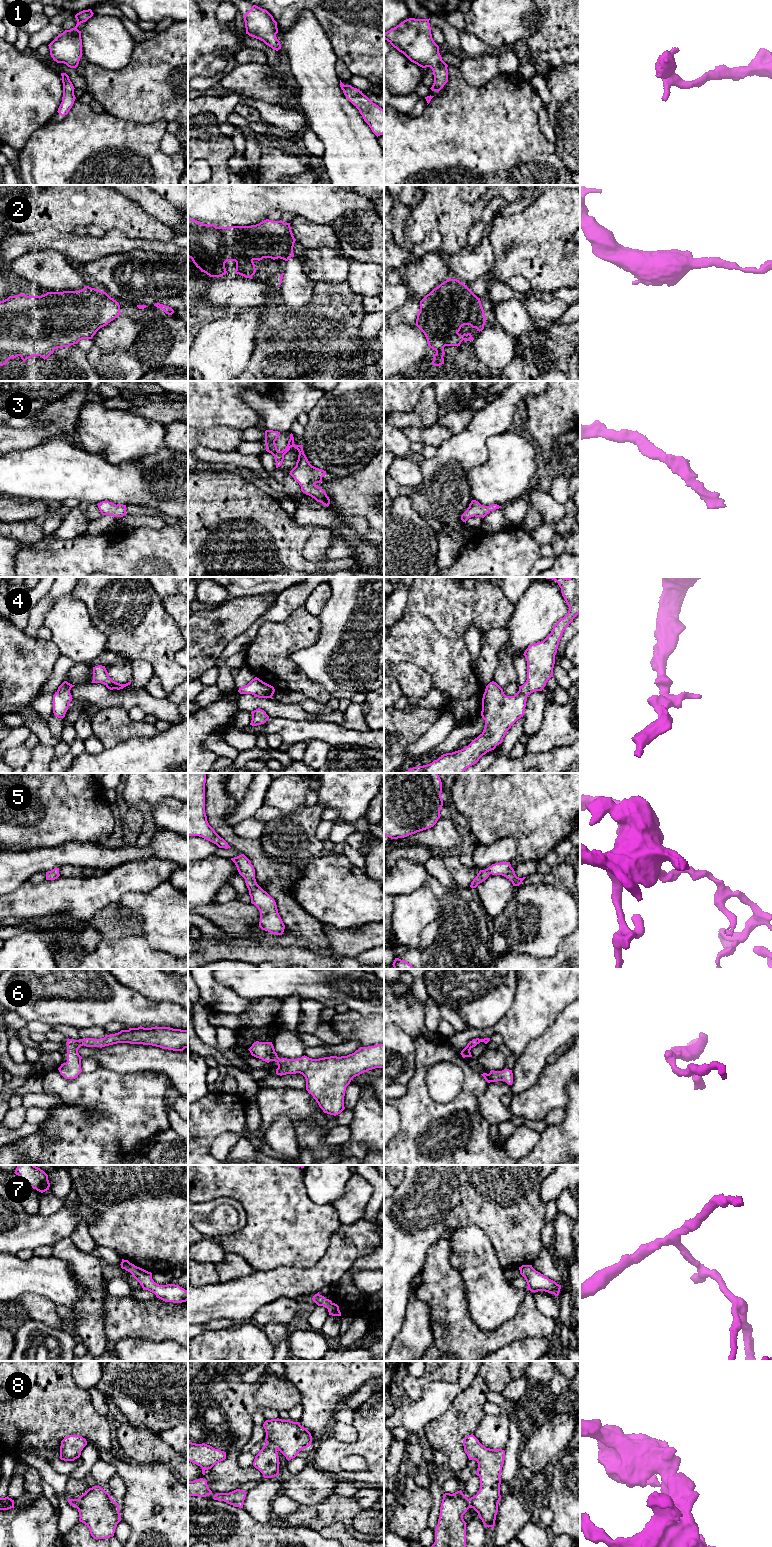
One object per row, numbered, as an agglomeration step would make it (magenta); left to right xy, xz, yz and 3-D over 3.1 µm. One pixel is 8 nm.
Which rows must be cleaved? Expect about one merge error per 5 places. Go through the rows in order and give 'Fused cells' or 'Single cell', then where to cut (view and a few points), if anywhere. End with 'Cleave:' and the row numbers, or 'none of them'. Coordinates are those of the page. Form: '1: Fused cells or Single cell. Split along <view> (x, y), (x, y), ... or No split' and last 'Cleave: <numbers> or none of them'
1: Single cell. No split
2: Single cell. No split
3: Single cell. No split
4: Single cell. No split
5: Single cell. No split
6: Single cell. No split
7: Single cell. No split
8: Fused cells. Split along xz (266, 1442), (276, 1449)
Cleave: 8

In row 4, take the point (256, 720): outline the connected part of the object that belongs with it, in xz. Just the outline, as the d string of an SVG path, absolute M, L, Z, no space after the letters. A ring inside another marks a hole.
M260 708L252 711L251 714L252 720L250 725L252 726L264 724L269 719L269 716L266 714L266 712Z

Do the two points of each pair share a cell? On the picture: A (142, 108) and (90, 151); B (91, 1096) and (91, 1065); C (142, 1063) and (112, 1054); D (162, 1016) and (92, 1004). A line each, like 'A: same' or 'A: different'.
A: different
B: different
C: same
D: same

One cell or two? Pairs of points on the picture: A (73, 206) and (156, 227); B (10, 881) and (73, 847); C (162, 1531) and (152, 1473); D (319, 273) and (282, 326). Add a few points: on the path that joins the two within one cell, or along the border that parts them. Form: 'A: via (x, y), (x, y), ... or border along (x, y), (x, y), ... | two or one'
A: via (94, 206), (103, 206), (122, 213), (135, 223) | one
B: via (26, 865), (31, 861), (57, 856) | one
C: via (167, 1517), (167, 1493), (161, 1487) | one
D: border along (316, 281), (339, 283) | two

